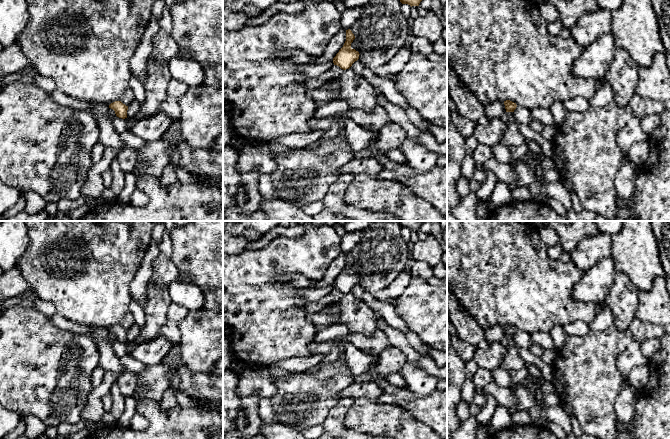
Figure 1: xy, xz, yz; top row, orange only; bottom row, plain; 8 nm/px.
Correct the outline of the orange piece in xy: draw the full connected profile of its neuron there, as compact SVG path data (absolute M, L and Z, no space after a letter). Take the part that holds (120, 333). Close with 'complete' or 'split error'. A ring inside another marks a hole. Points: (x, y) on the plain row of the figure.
M115 325L109 329L109 332L115 335L117 341L125 343L127 342L128 330L123 328L121 325Z; complete

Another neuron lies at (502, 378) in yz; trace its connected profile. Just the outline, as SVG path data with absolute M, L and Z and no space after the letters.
M501 367L496 370L492 370L492 375L493 375L493 382L496 383L497 385L504 388L511 387L510 375Z

